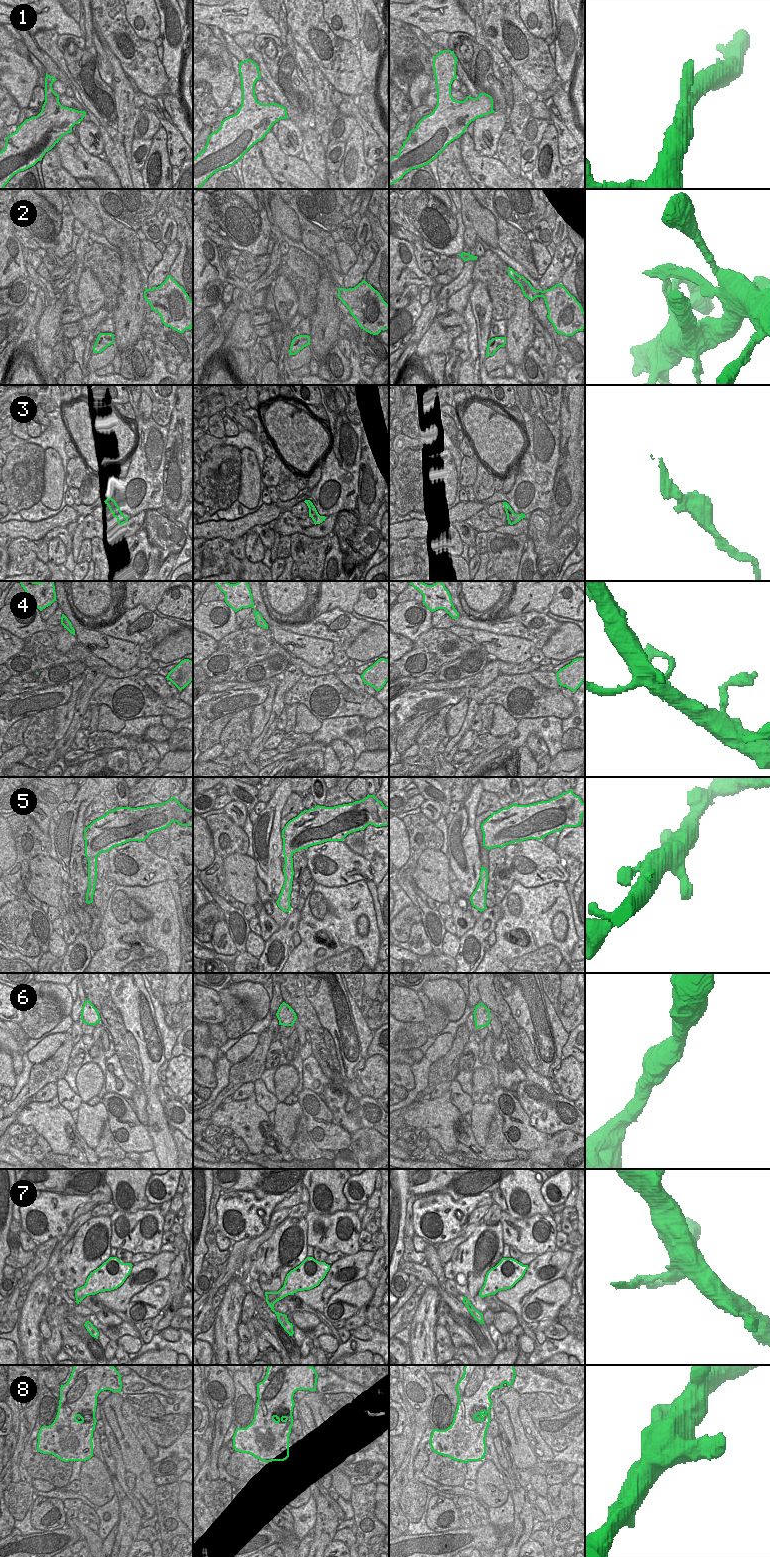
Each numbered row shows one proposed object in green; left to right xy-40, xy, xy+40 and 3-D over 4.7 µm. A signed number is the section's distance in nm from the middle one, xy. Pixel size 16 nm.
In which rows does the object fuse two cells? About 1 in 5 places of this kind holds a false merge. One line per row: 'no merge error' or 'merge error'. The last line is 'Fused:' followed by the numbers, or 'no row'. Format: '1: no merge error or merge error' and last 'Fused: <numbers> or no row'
1: no merge error
2: no merge error
3: no merge error
4: no merge error
5: no merge error
6: no merge error
7: merge error
8: no merge error
Fused: 7

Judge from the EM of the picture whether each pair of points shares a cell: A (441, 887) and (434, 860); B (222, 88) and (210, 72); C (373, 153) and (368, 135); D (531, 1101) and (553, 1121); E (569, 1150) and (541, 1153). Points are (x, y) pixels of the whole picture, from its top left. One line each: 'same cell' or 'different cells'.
A: same cell
B: same cell
C: same cell
D: same cell
E: same cell

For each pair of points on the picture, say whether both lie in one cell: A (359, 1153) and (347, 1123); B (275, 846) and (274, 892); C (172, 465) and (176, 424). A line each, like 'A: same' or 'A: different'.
A: different
B: same
C: same

